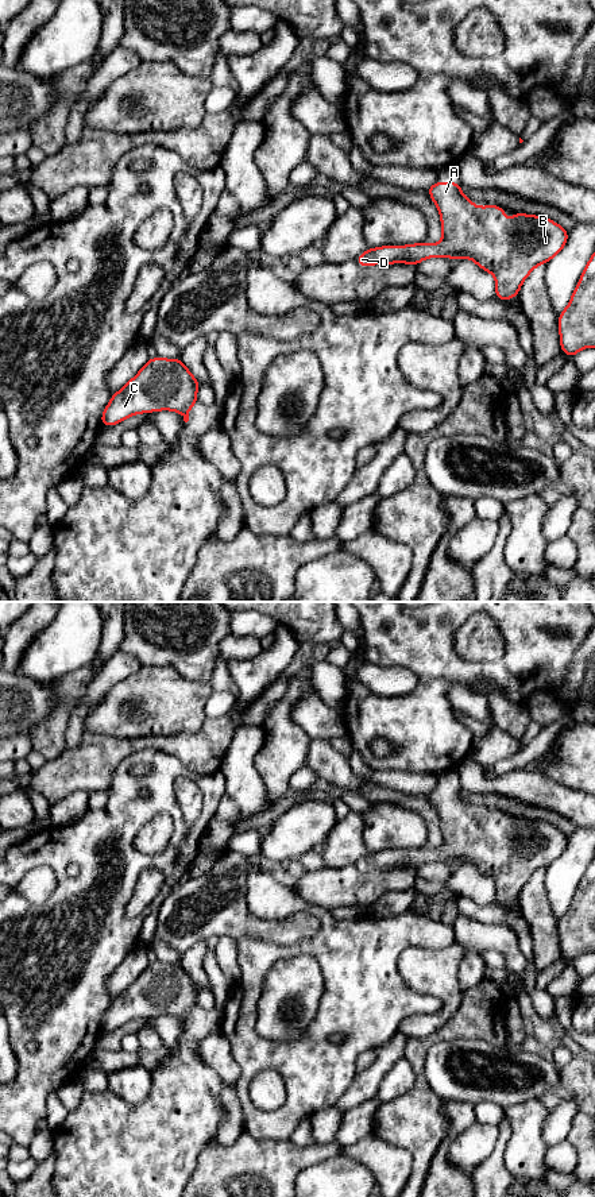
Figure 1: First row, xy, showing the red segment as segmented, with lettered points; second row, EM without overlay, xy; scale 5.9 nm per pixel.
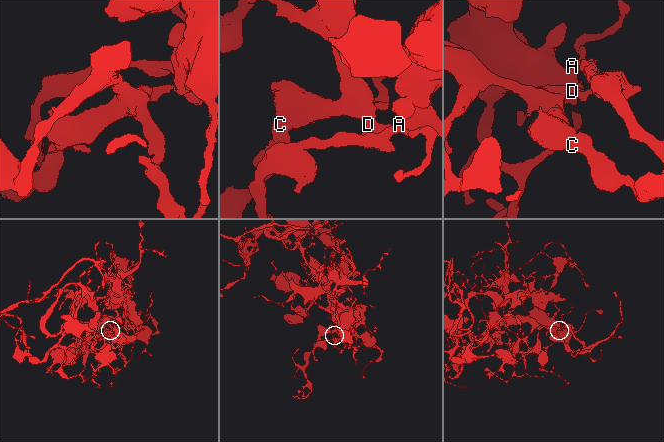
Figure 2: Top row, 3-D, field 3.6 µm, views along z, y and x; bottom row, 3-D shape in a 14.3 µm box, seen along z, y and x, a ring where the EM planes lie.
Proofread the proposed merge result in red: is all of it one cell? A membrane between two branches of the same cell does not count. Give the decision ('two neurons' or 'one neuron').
one neuron

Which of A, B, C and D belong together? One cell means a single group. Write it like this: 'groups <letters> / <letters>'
groups A B C D

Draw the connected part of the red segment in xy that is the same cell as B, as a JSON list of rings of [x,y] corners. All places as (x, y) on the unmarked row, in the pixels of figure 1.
[[[434,787],[426,794],[441,820],[443,845],[437,849],[382,850],[368,853],[355,866],[362,870],[407,868],[418,870],[426,862],[448,861],[453,865],[472,864],[480,873],[495,881],[495,901],[506,906],[518,900],[522,887],[541,868],[548,868],[567,849],[568,835],[544,822],[514,816],[513,826],[505,823],[498,810],[474,811],[472,804],[461,799],[457,787]]]

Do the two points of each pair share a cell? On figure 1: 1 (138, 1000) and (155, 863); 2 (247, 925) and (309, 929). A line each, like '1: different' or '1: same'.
1: different
2: same

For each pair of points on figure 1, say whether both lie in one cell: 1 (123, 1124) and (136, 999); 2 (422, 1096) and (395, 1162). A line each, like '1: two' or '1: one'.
1: one
2: two

